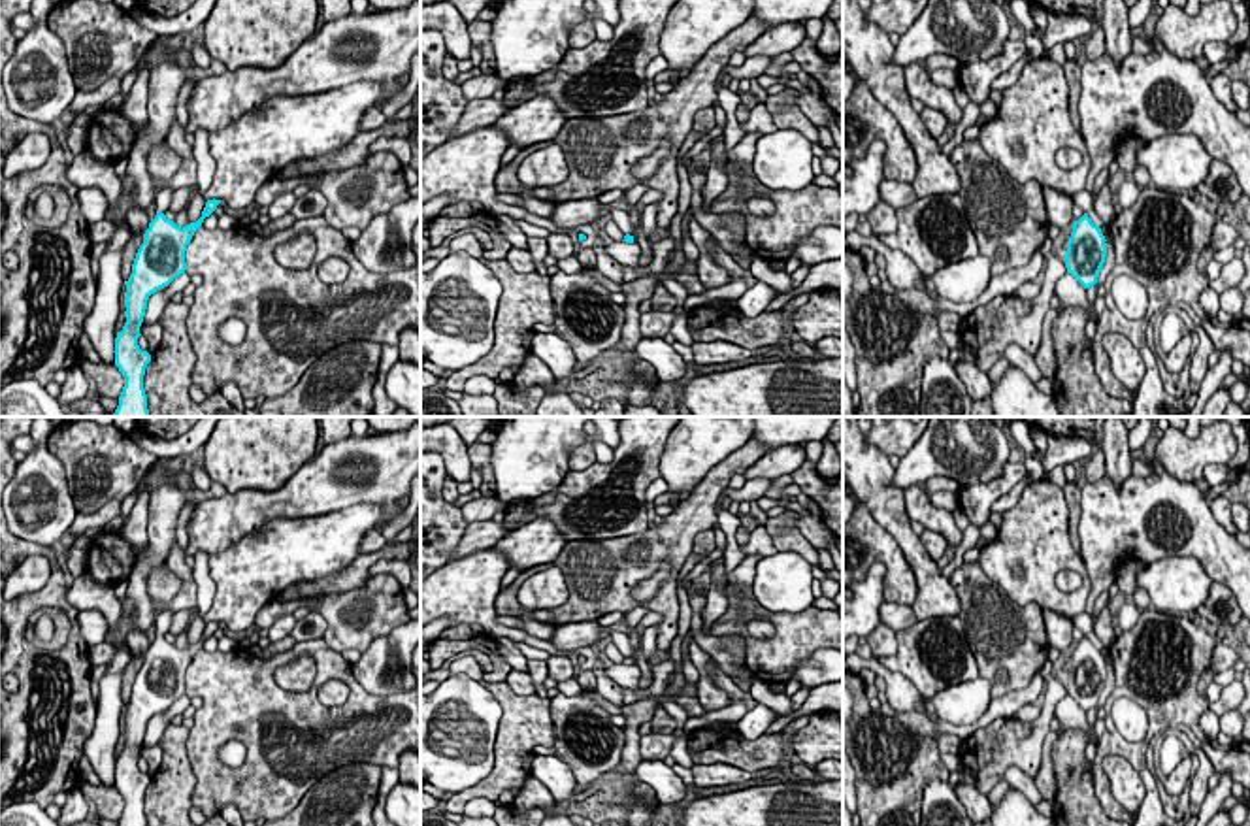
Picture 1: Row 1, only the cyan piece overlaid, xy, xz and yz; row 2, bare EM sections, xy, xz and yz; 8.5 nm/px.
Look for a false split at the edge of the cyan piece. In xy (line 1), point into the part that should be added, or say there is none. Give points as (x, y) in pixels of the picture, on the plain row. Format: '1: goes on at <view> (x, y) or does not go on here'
1: goes on at xy (163, 623)

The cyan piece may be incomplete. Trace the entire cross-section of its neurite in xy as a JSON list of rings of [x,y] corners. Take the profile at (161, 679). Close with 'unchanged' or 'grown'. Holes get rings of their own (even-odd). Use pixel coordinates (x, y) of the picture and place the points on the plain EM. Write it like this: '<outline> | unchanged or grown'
[[[162,611],[156,620],[156,637],[151,641],[149,651],[143,656],[132,696],[124,703],[124,739],[126,745],[115,760],[115,788],[124,800],[124,809],[119,818],[119,826],[147,826],[143,811],[145,790],[151,785],[151,777],[138,768],[140,749],[145,739],[147,722],[156,713],[168,709],[175,700],[185,696],[185,673],[194,654],[202,649],[221,622],[207,622],[202,639],[187,649],[177,649],[164,634],[170,632],[173,611]]] | grown

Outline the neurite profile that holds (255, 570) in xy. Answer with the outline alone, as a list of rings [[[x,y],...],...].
[[[356,504],[317,517],[273,519],[232,543],[226,551],[209,554],[215,598],[202,617],[204,622],[215,620],[232,632],[245,632],[255,624],[260,607],[277,600],[287,586],[339,573],[354,562],[360,556],[362,537],[375,530],[381,517],[381,505]]]

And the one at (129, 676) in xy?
[[[132,658],[132,662],[123,671],[121,698],[124,703],[128,703],[132,696],[132,686],[141,666],[143,666],[143,658]]]

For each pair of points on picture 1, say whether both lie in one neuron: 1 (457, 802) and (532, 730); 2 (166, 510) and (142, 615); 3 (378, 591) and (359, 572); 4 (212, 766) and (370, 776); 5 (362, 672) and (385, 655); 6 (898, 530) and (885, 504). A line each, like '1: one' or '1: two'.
1: one
2: one
3: two
4: two
5: one
6: one

